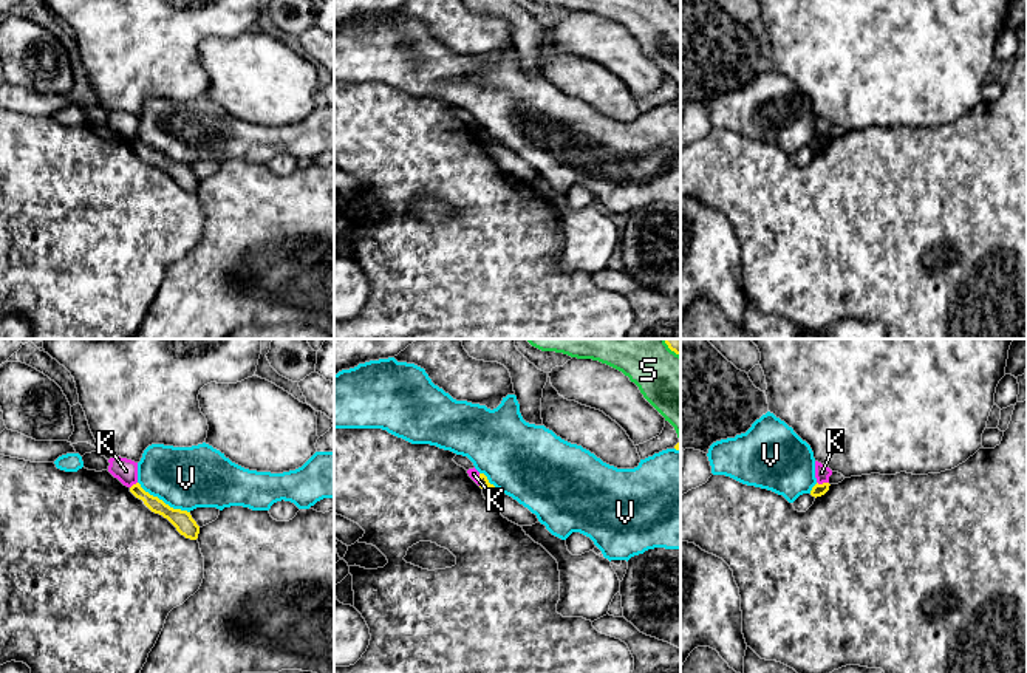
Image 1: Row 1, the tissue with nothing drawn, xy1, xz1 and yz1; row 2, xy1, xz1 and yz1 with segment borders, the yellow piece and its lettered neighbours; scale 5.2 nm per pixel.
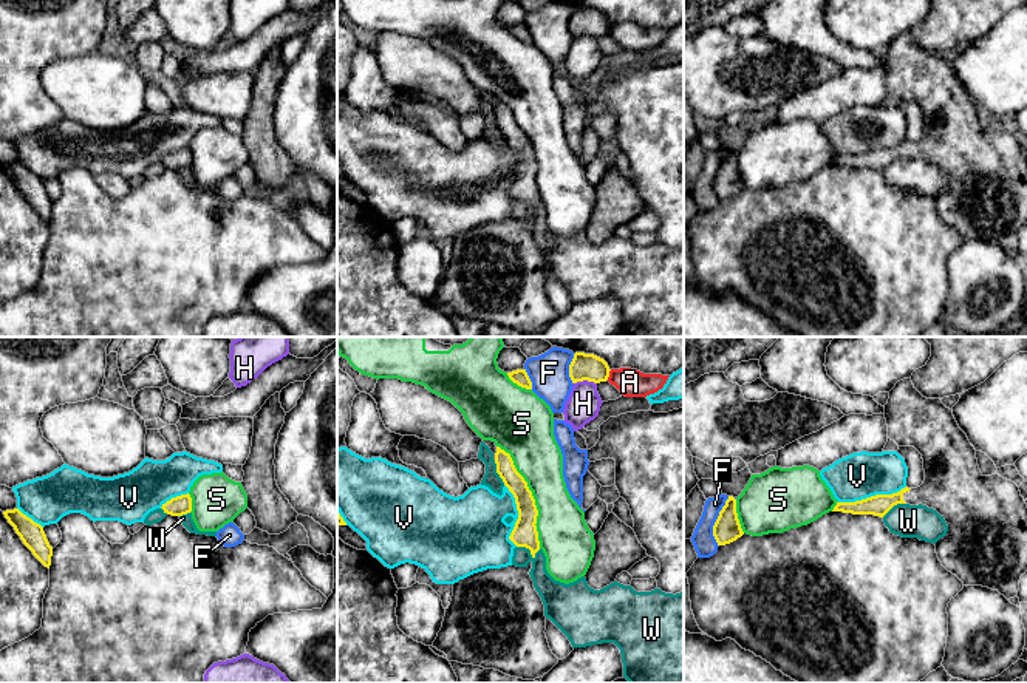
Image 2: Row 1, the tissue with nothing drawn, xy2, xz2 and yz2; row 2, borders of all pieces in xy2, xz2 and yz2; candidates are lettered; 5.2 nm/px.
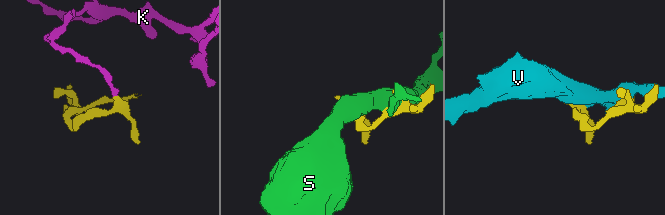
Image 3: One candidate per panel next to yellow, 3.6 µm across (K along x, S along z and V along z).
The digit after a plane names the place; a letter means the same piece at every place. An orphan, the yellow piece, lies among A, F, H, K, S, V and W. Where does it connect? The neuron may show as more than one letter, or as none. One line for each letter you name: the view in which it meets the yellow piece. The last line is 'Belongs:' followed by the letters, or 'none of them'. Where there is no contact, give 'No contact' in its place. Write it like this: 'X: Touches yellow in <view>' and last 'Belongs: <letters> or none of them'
Belongs: none of them

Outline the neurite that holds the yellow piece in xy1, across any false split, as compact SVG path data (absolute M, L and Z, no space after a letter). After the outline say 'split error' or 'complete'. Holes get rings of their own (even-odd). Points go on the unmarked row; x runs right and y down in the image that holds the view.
M139 136L133 138L130 141L130 145L144 155L144 158L155 167L162 169L167 172L176 184L184 189L186 192L196 193L200 187L200 179L196 175L192 172L190 166L181 164L181 162L173 162L169 158L165 158L162 153L158 150L150 149L145 145Z | complete

